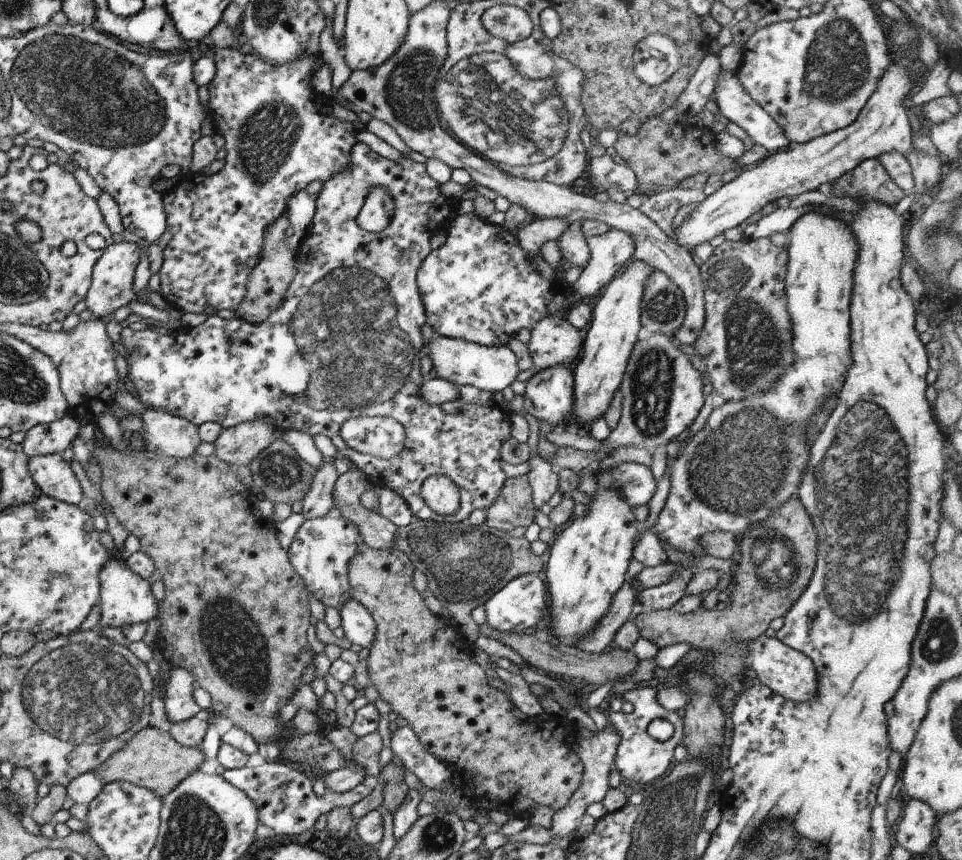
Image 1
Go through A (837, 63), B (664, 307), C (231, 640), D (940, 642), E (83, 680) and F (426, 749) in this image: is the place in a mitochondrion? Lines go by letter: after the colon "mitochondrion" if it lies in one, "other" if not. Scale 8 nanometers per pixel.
A: mitochondrion
B: mitochondrion
C: mitochondrion
D: mitochondrion
E: mitochondrion
F: other

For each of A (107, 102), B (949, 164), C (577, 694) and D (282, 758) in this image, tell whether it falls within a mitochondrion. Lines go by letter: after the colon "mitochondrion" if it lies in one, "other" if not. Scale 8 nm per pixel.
A: mitochondrion
B: other
C: other
D: other

